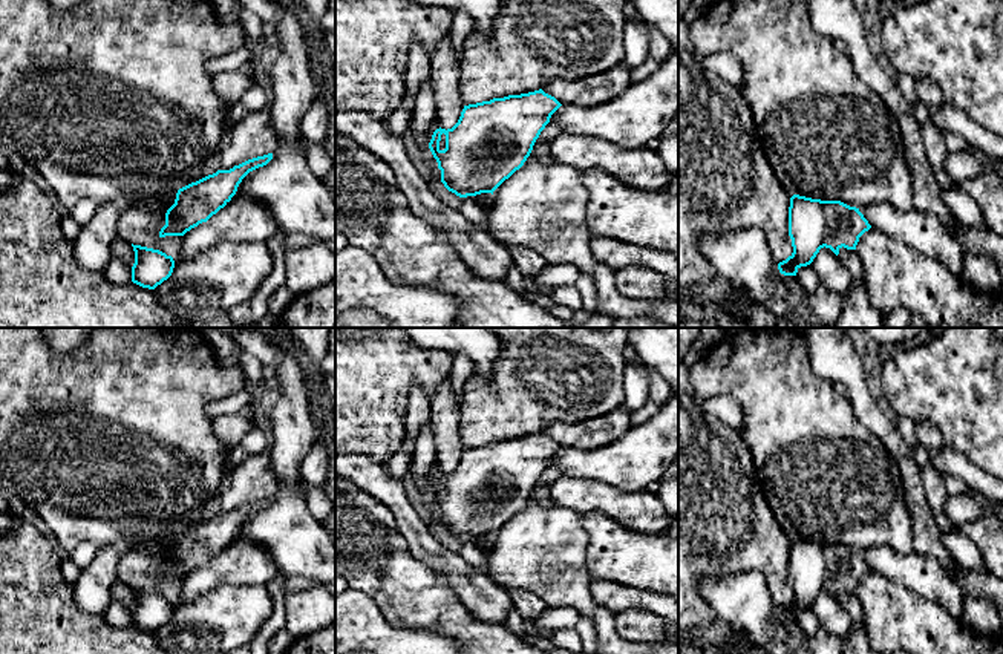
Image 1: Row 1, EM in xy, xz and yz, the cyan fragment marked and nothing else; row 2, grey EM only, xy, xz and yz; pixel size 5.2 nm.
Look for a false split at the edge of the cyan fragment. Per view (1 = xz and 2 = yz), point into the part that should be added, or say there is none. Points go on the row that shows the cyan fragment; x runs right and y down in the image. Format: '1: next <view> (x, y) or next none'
1: next none
2: next none

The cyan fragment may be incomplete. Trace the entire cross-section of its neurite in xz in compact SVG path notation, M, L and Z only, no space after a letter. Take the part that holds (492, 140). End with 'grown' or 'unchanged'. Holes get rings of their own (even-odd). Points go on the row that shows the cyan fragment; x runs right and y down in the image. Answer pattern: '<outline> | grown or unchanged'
M542 89L464 106L452 129L436 129L429 149L444 187L459 198L492 193L519 170L562 104Z | unchanged

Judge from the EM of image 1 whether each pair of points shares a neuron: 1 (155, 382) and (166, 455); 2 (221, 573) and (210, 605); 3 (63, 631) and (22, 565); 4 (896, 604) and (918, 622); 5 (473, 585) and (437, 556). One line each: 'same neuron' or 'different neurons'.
1: same neuron
2: different neurons
3: same neuron
4: same neuron
5: same neuron

